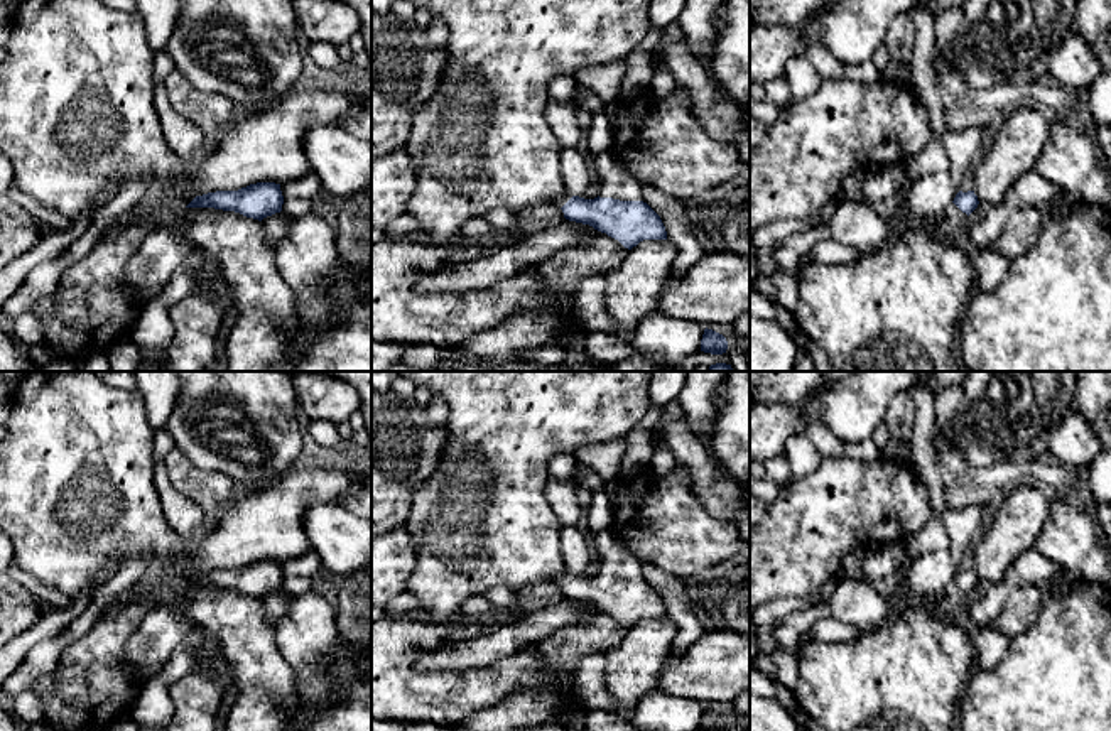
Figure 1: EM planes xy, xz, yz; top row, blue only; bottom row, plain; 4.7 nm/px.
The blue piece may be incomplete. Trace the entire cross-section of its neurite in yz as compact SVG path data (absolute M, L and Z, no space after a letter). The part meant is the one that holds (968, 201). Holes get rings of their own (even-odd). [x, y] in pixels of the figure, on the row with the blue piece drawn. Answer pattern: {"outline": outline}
{"outline": "M959 191L952 201L954 204L944 211L944 214L930 225L935 238L966 246L969 214L978 208L979 201L974 191Z"}

